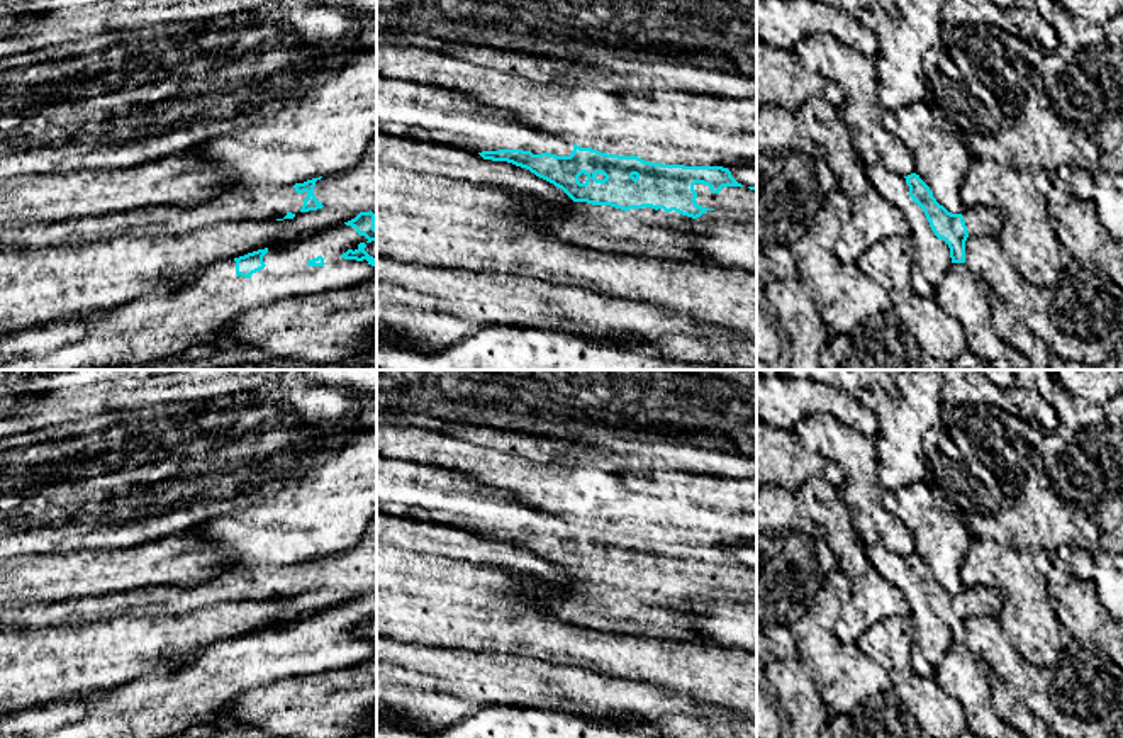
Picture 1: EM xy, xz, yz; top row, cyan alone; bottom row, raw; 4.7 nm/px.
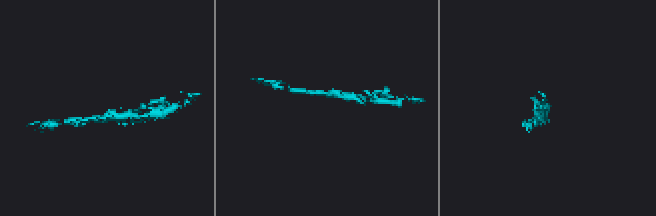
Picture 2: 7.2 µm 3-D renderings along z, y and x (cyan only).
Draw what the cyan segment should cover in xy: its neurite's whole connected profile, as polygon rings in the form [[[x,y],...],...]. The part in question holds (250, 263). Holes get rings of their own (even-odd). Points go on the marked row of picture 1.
[[[268,248],[248,253],[244,256],[234,258],[236,261],[236,275],[251,278],[253,273],[263,270],[266,265],[263,256],[268,253]]]

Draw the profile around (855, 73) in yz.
[[[830,34],[802,37],[794,54],[807,71],[833,81],[845,95],[843,119],[852,134],[867,134],[887,170],[908,176],[914,161],[906,144],[882,126],[882,109],[877,103],[875,58],[841,44]]]

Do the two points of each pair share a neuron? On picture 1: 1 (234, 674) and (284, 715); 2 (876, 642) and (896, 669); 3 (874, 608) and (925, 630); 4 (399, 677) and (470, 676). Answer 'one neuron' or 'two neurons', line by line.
1: two neurons
2: one neuron
3: two neurons
4: one neuron

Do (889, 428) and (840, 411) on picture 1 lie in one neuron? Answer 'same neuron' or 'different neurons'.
different neurons

